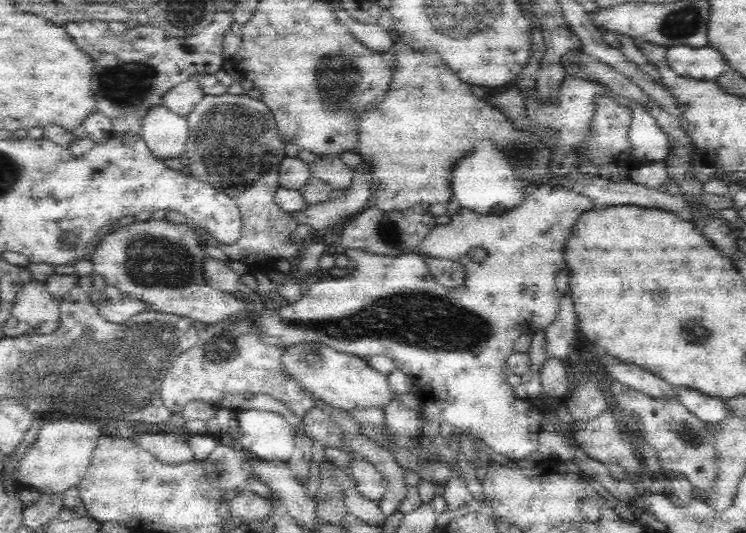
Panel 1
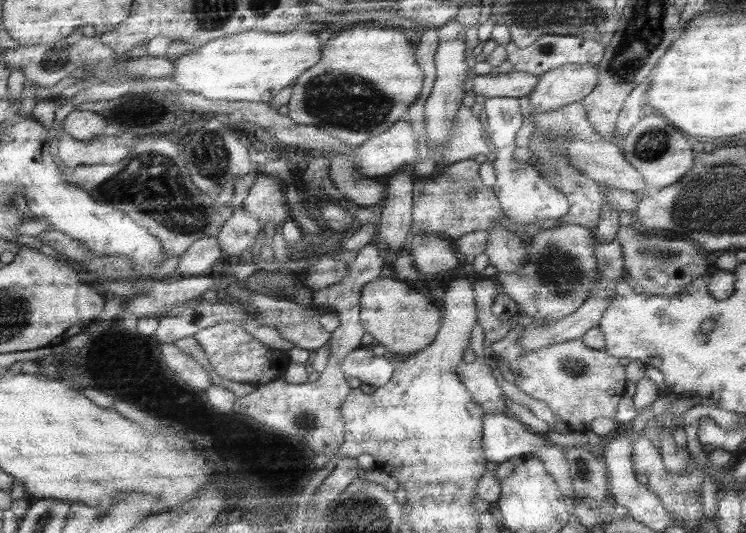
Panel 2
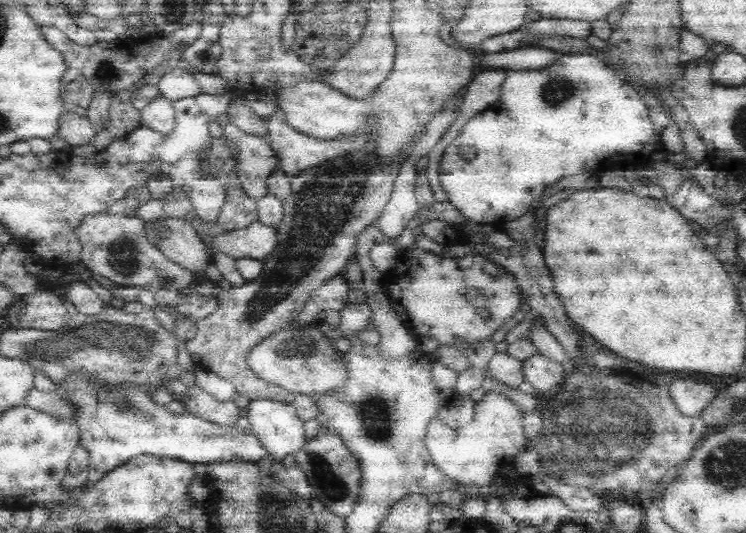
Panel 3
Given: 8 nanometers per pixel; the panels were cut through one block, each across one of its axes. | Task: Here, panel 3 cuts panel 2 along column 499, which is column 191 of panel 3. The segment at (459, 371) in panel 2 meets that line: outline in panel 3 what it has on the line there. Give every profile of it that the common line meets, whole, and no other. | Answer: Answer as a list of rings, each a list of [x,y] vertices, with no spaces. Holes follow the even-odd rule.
[[[194,385],[189,392],[187,400],[183,401],[185,410],[194,416],[217,424],[221,428],[235,428],[239,419],[240,409],[234,405],[234,401],[219,403],[210,394]]]

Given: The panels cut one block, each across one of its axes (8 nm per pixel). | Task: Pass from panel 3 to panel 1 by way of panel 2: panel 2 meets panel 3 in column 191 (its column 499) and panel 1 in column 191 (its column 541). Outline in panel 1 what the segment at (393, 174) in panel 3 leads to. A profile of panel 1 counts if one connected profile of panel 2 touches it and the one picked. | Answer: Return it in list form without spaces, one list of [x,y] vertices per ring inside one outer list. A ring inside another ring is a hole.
[[[224,320],[200,331],[198,342],[181,352],[169,366],[160,397],[171,414],[180,414],[190,402],[204,402],[220,408],[222,400],[237,395],[270,395],[284,403],[298,417],[313,408],[313,400],[282,370],[283,349],[266,346],[247,320]]]

